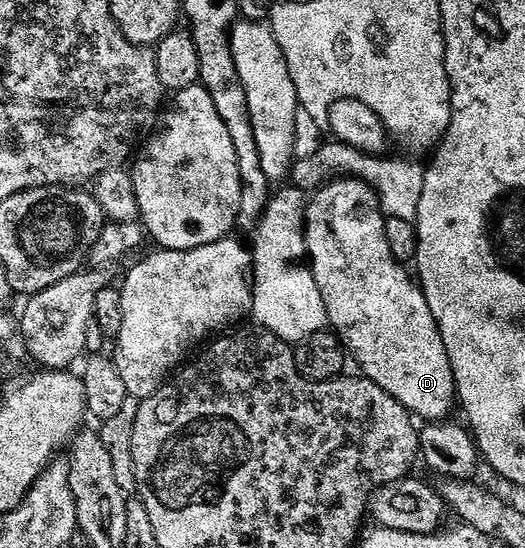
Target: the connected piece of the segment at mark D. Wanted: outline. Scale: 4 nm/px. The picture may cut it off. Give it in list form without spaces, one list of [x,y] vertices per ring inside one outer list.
[[[332,177],[320,184],[311,192],[304,208],[304,249],[306,252],[306,262],[312,268],[312,276],[318,285],[318,293],[322,293],[322,305],[328,314],[328,323],[331,330],[335,331],[340,339],[340,344],[344,346],[345,352],[349,356],[356,358],[356,363],[361,367],[363,378],[377,383],[390,397],[394,397],[413,416],[424,421],[440,421],[451,407],[454,407],[456,399],[456,386],[454,377],[450,369],[450,361],[446,357],[446,345],[442,345],[442,333],[438,333],[438,325],[434,321],[434,313],[430,313],[430,305],[426,305],[426,297],[420,292],[420,284],[411,274],[406,272],[405,264],[399,263],[390,253],[390,245],[386,245],[386,233],[384,232],[385,214],[380,210],[378,197],[372,191],[369,183],[364,183],[361,179],[351,177]]]

